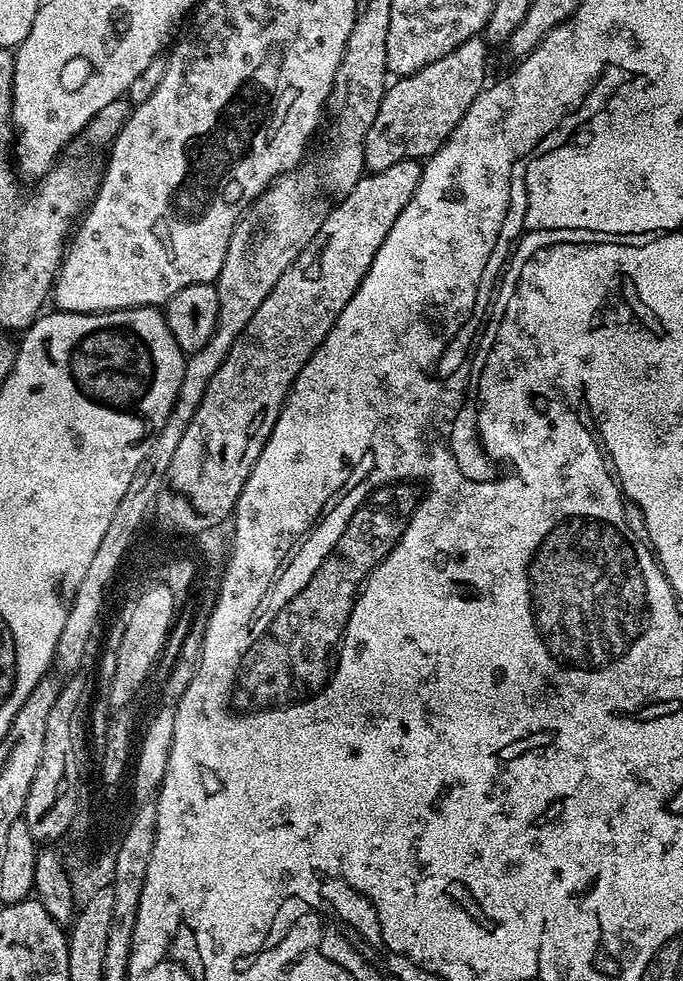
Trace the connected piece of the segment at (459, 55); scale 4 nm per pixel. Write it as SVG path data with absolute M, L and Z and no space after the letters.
M481 37L468 39L437 62L391 81L364 139L365 169L369 173L381 172L395 162L432 156L485 87L488 51L489 47Z

